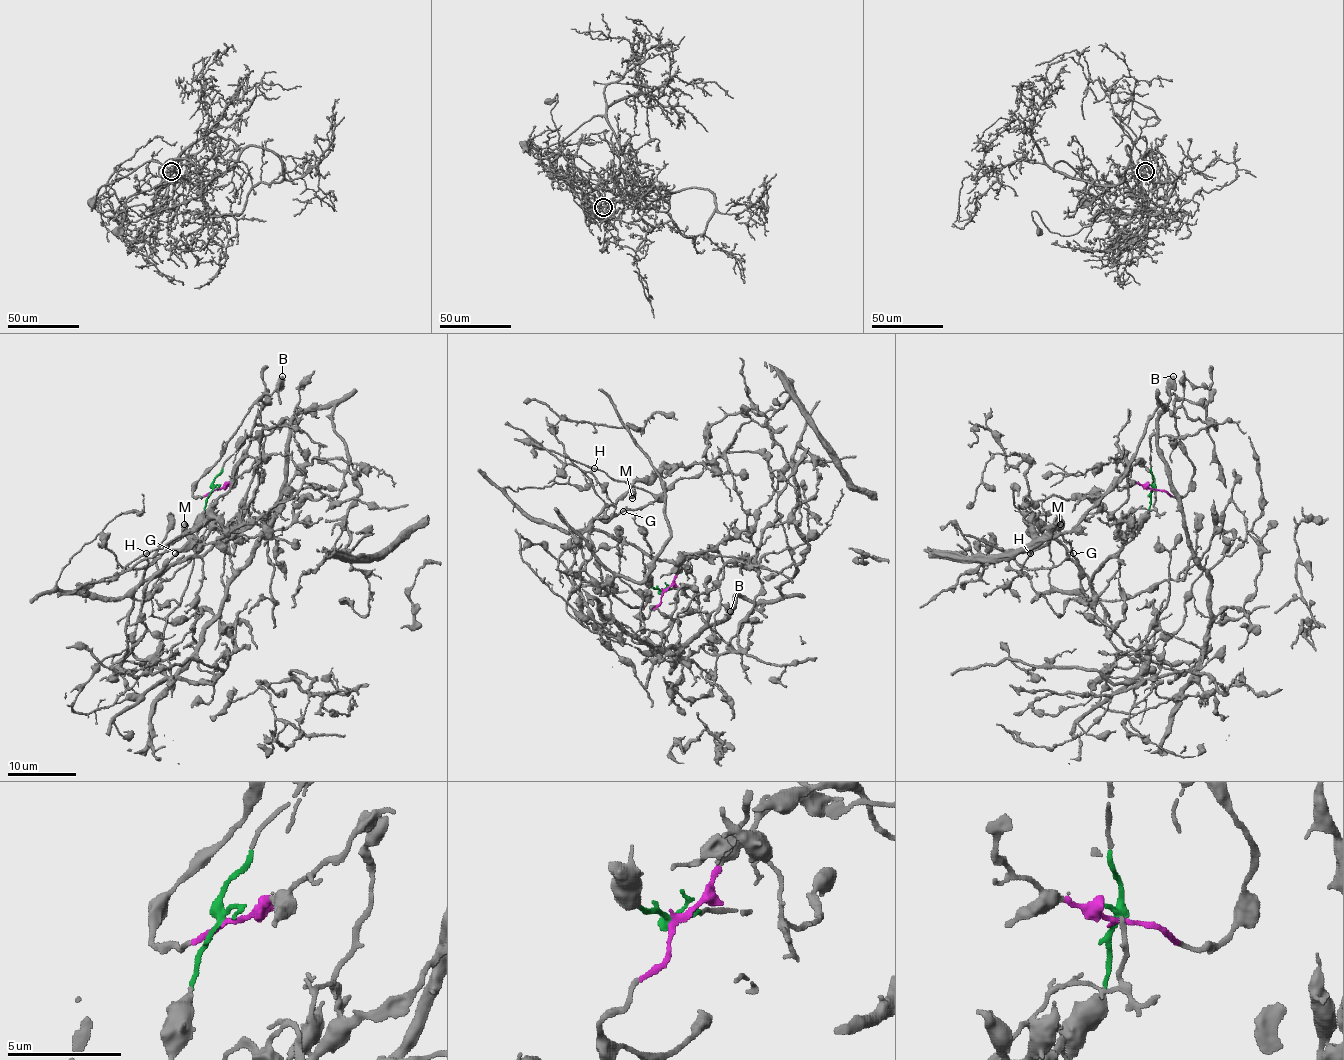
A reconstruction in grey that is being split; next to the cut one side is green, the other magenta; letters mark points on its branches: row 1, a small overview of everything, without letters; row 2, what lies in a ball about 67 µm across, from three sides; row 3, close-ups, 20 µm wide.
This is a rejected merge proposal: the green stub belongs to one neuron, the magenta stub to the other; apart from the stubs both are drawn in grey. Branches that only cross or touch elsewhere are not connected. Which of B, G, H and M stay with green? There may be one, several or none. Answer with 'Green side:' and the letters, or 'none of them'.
Green side: G, H, M

